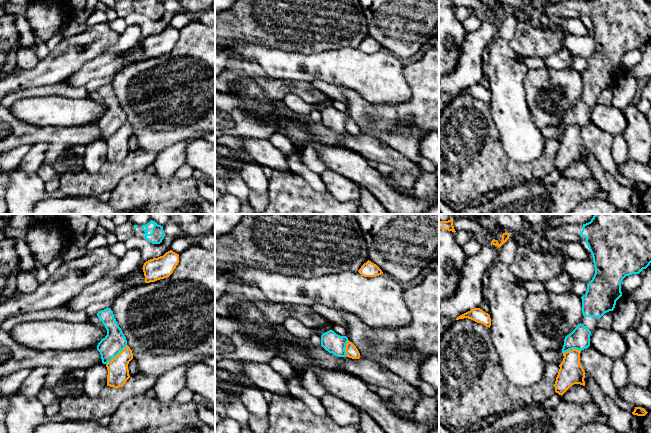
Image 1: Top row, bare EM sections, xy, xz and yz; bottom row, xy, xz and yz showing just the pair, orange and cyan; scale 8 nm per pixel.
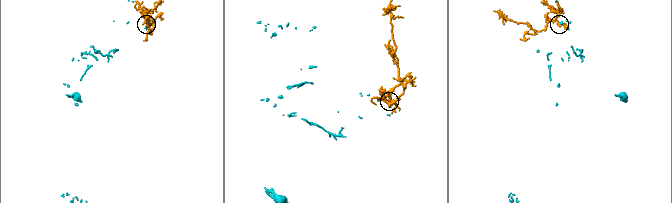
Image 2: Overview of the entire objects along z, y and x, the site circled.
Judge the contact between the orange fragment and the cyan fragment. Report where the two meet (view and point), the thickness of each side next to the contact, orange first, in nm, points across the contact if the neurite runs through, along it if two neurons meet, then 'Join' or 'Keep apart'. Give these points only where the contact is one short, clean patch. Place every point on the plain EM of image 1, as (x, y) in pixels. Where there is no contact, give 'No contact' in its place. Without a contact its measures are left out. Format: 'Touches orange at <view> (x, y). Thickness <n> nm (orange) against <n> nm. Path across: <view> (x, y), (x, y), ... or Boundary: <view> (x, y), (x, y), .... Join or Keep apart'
Touches orange at xy (117, 131). Thickness 170 nm (orange) against 180 nm. Keep apart

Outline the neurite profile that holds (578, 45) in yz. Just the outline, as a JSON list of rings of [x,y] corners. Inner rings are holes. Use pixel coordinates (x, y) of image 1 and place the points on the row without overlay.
[[[553,25],[549,27],[544,26],[544,29],[551,30],[555,33],[561,33],[564,36],[564,48],[566,48],[572,54],[573,57],[581,56],[588,60],[595,50],[593,36],[590,36],[588,34],[583,36],[574,35],[568,30],[563,29],[558,25]]]

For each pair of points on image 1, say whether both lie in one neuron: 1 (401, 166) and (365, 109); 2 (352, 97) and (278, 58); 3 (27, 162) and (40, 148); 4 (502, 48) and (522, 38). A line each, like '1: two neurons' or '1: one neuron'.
1: two neurons
2: two neurons
3: one neuron
4: two neurons

